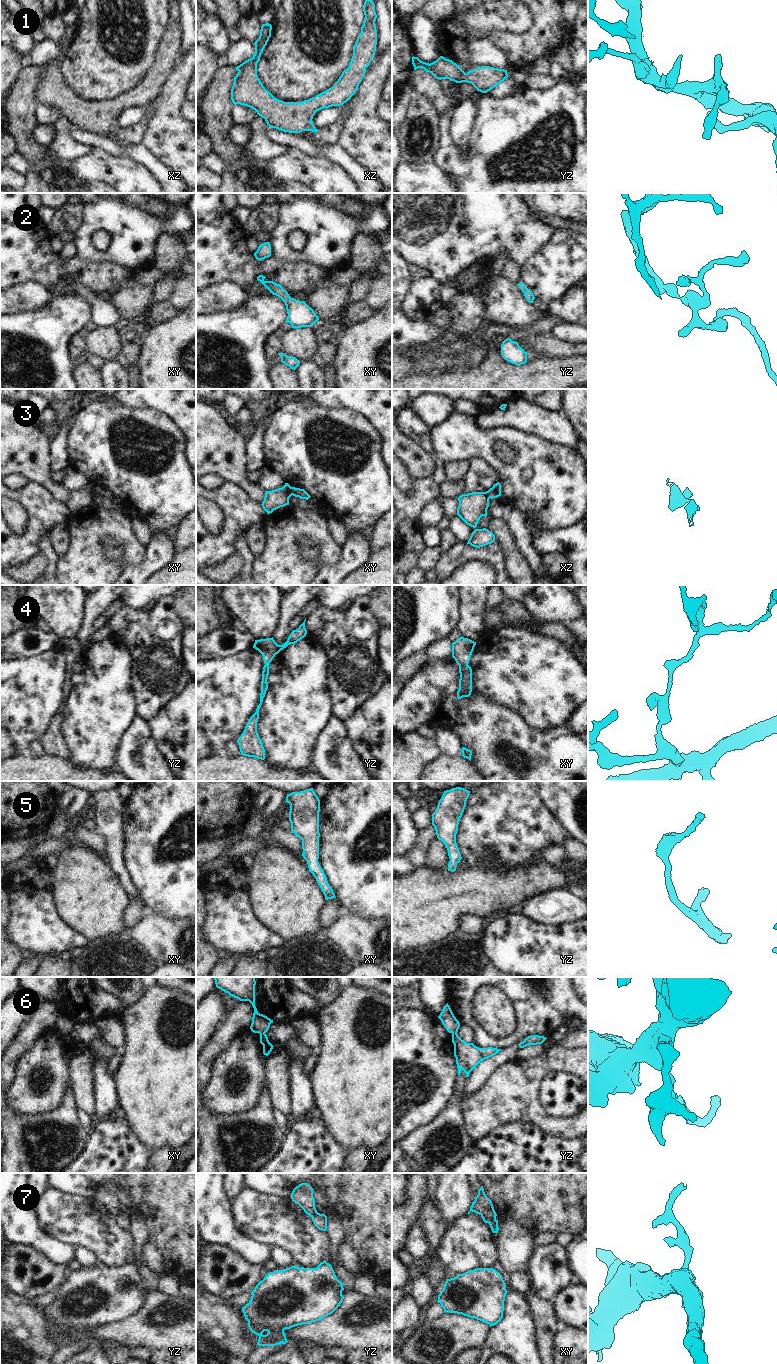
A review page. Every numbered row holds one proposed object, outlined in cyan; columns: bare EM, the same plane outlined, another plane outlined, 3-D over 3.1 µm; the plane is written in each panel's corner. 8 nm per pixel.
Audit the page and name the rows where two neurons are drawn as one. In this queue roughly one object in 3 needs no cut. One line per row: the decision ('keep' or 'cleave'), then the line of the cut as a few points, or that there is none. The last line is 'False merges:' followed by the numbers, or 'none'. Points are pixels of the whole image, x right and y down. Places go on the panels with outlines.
1: keep; cut none
2: keep; cut none
3: cleave; cut xy (290, 487), (292, 494)
4: keep; cut none
5: keep; cut none
6: cleave; cut xy (264, 1032), (259, 1033)
7: cleave; cut xy (481, 1215), (486, 1218), (495, 1219)
False merges: 3, 6, 7

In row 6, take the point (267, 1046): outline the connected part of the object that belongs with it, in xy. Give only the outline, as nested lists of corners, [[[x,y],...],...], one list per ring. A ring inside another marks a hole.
[[[260,1033],[260,1043],[263,1045],[263,1054],[268,1056],[274,1046],[269,1042],[265,1033]]]

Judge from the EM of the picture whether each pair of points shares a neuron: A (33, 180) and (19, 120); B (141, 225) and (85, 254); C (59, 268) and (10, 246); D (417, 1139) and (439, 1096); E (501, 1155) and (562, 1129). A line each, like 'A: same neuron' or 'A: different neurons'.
A: same neuron
B: same neuron
C: same neuron
D: different neurons
E: different neurons

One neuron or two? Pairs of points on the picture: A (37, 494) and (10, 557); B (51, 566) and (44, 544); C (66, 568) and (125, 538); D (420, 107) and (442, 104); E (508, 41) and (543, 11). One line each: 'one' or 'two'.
A: one
B: one
C: one
D: two
E: one

